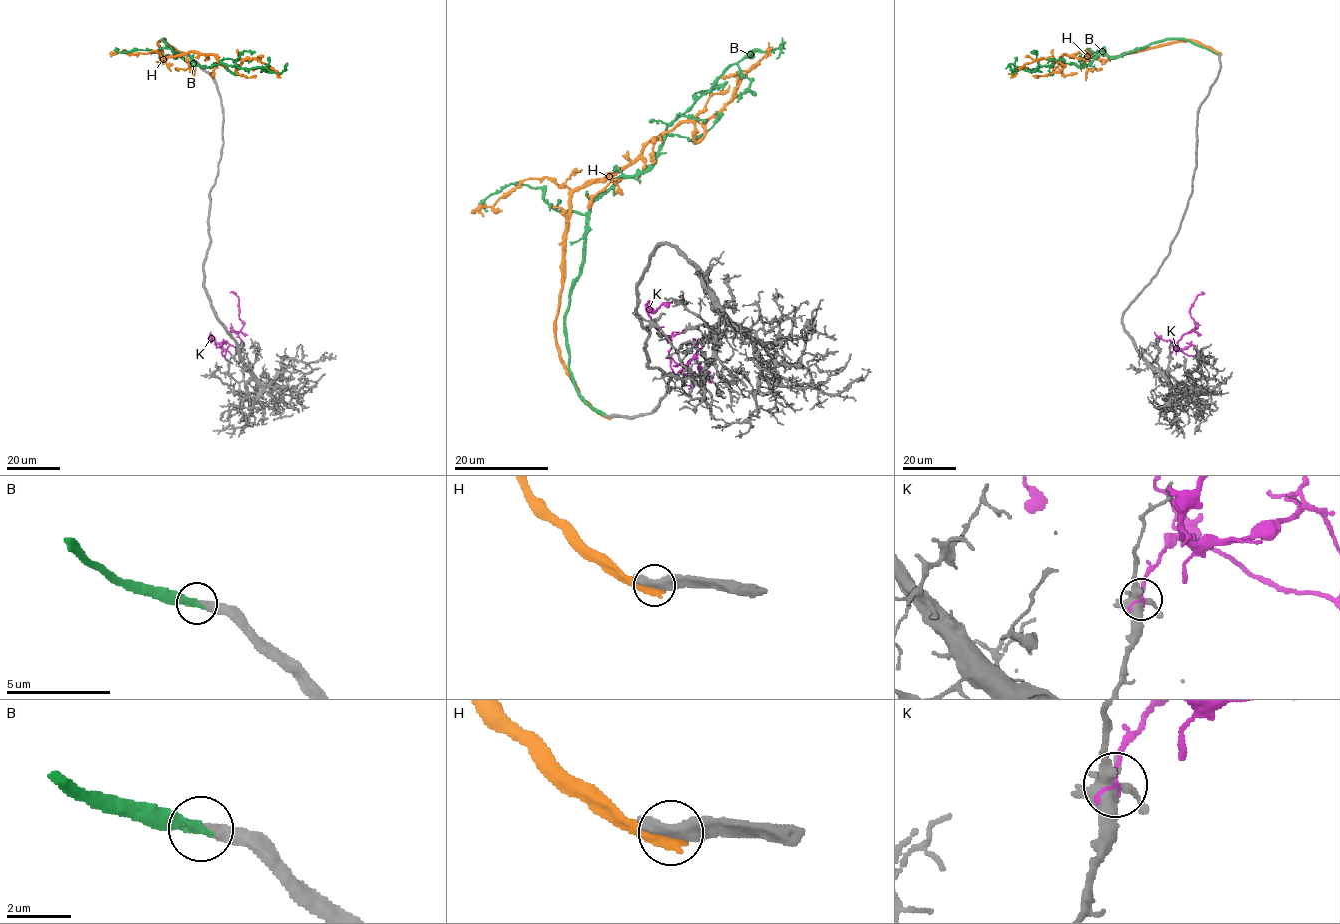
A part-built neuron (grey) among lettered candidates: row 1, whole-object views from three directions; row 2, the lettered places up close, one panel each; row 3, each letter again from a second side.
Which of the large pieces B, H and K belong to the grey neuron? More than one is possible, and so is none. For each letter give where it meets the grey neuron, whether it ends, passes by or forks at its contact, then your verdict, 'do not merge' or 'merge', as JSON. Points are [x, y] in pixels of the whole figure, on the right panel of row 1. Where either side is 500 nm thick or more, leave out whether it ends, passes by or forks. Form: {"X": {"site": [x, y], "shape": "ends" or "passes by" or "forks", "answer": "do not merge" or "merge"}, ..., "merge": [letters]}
{"B": {"site": [1219, 54], "shape": "ends", "answer": "merge"}, "H": {"site": [1220, 54], "answer": "do not merge"}, "K": {"site": [1170, 356], "shape": "ends", "answer": "do not merge"}, "merge": ["B"]}

